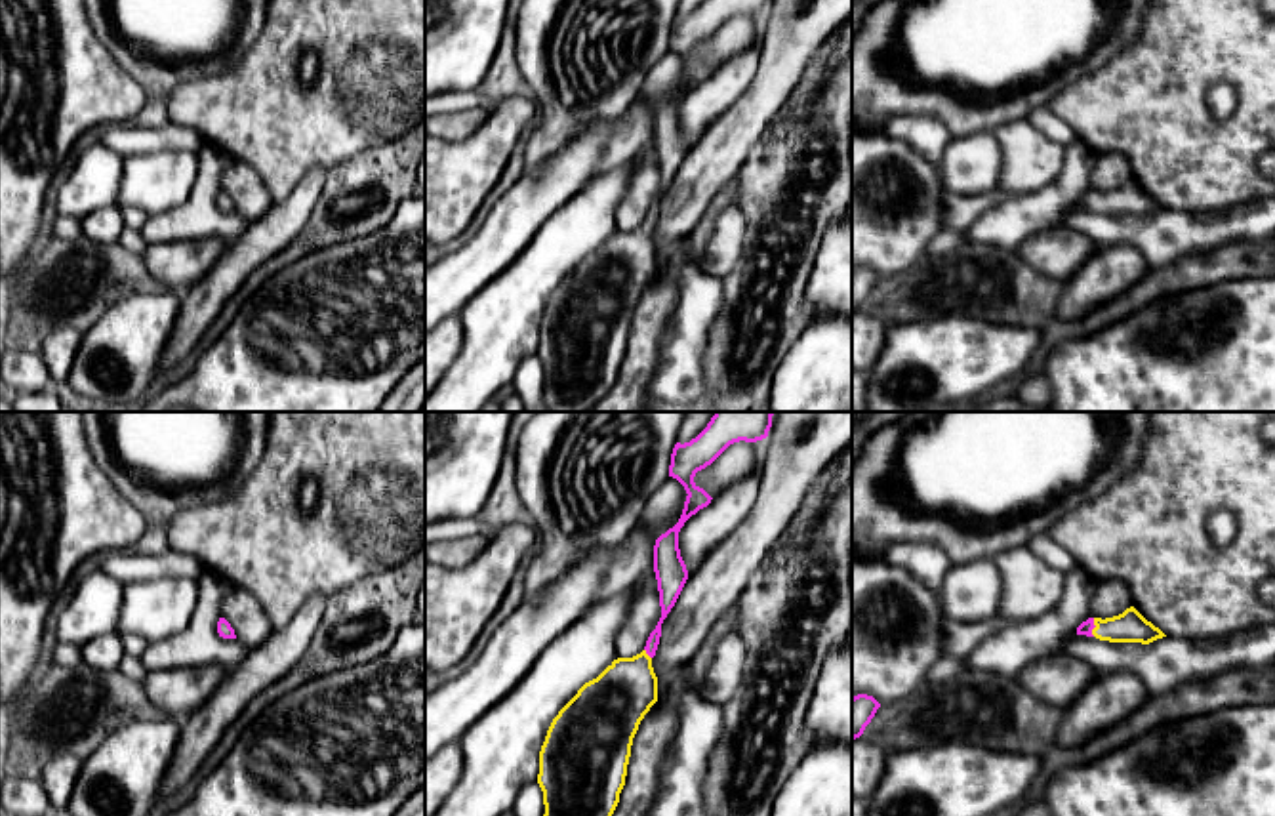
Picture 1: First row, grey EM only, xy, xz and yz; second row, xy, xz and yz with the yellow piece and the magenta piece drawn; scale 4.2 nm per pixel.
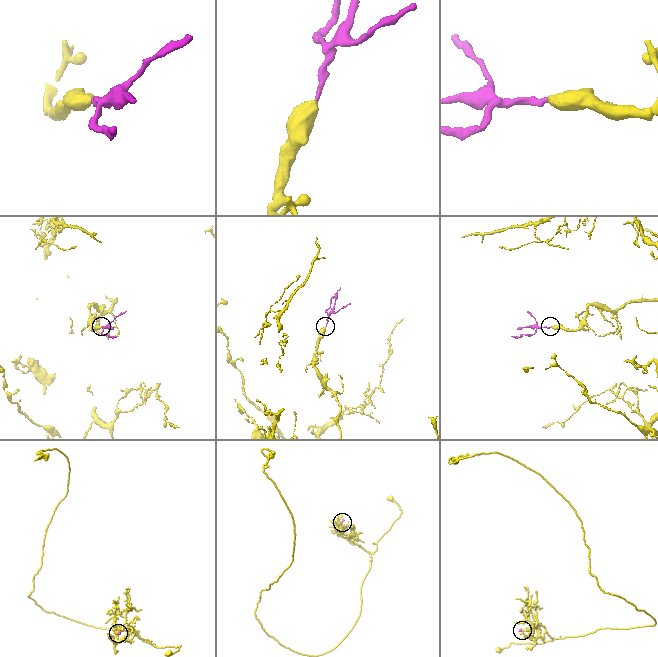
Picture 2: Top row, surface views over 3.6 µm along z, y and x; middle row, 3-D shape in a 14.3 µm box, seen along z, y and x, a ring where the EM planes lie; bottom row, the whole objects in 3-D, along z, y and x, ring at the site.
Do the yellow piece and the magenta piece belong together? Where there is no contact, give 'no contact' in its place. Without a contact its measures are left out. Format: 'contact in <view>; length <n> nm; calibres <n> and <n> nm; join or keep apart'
contact in yz; length 80 nm; calibres 140 and 60 nm; join

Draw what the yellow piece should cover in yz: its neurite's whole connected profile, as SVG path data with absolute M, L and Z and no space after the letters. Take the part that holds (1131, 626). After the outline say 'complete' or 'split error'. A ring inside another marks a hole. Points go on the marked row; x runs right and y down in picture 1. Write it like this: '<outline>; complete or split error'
M1134 606L1113 618L1088 618L1077 627L1077 635L1096 637L1109 643L1149 644L1166 637L1159 627L1147 622Z; split error

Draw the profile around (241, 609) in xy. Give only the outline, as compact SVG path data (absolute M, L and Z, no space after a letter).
M233 587L221 604L221 618L234 629L236 639L248 648L263 644L273 635L273 625L257 602L246 589Z

